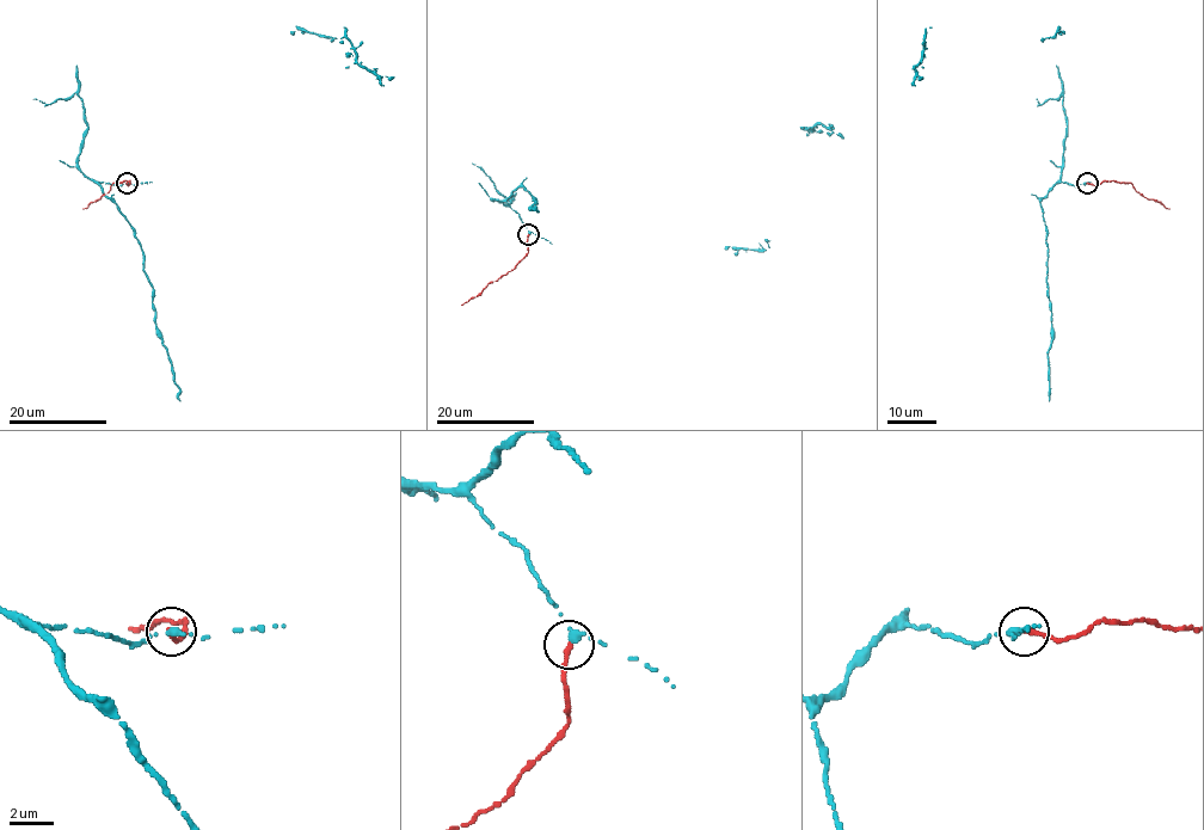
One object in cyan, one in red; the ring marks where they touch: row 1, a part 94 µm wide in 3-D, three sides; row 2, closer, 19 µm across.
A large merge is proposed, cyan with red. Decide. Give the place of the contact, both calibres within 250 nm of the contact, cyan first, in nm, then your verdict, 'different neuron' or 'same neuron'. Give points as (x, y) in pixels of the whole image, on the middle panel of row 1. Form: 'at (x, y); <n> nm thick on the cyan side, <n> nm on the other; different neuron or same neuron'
at (528, 234); 340 nm thick on the cyan side, 240 nm on the other; same neuron

